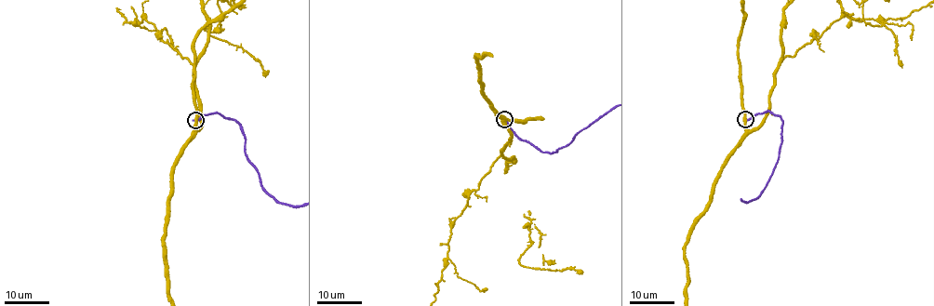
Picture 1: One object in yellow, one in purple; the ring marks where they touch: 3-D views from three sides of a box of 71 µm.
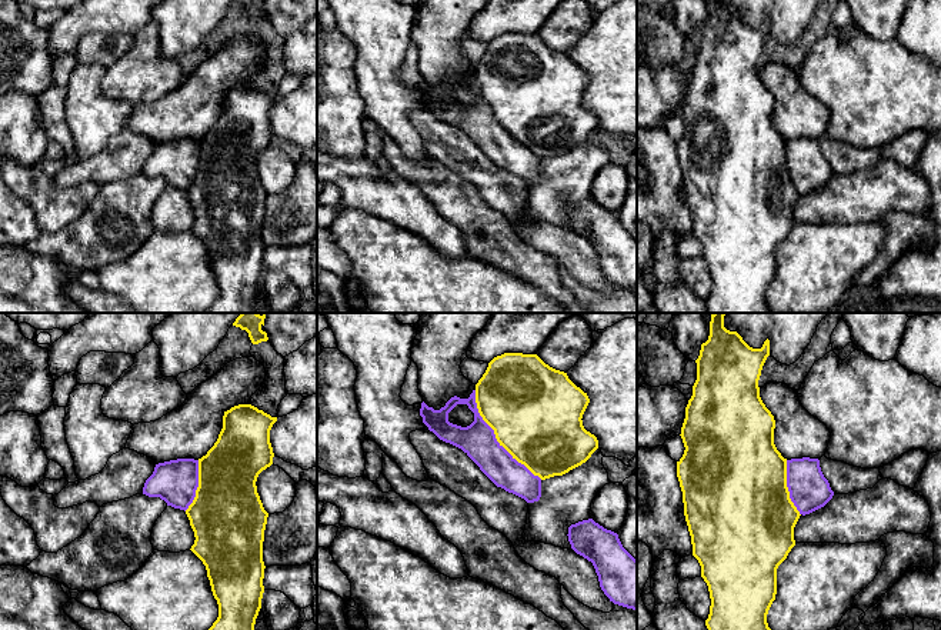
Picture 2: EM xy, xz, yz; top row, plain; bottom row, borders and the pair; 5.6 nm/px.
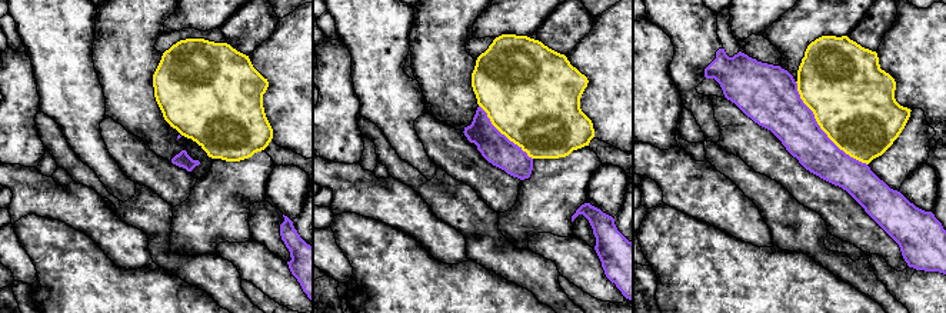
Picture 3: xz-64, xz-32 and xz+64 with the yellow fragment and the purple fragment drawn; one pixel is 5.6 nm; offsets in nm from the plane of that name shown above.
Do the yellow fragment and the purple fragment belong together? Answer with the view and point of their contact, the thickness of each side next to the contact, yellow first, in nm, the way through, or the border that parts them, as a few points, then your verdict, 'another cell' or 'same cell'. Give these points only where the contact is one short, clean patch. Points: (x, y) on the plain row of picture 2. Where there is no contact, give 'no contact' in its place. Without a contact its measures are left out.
meets yellow in xz at (496, 117); 500 nm thick on the yellow side, 190 nm on the other; another cell

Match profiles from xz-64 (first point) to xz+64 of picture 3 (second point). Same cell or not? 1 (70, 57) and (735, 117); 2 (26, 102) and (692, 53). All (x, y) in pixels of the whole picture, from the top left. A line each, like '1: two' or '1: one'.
1: two
2: two

